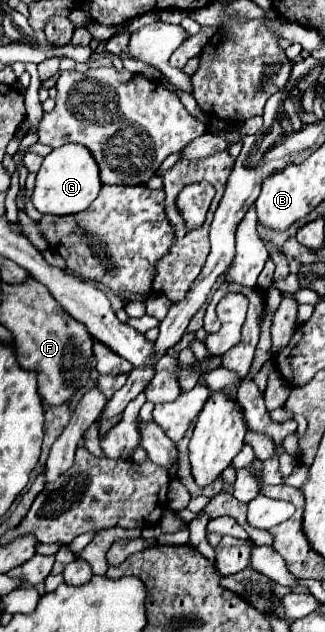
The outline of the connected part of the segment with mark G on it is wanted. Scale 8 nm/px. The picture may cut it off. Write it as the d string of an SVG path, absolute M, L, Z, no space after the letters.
M69 143L59 149L53 149L45 159L41 169L37 171L37 183L33 191L33 205L41 213L53 215L69 215L83 211L93 203L99 195L101 179L99 179L99 165L91 151L85 145Z

